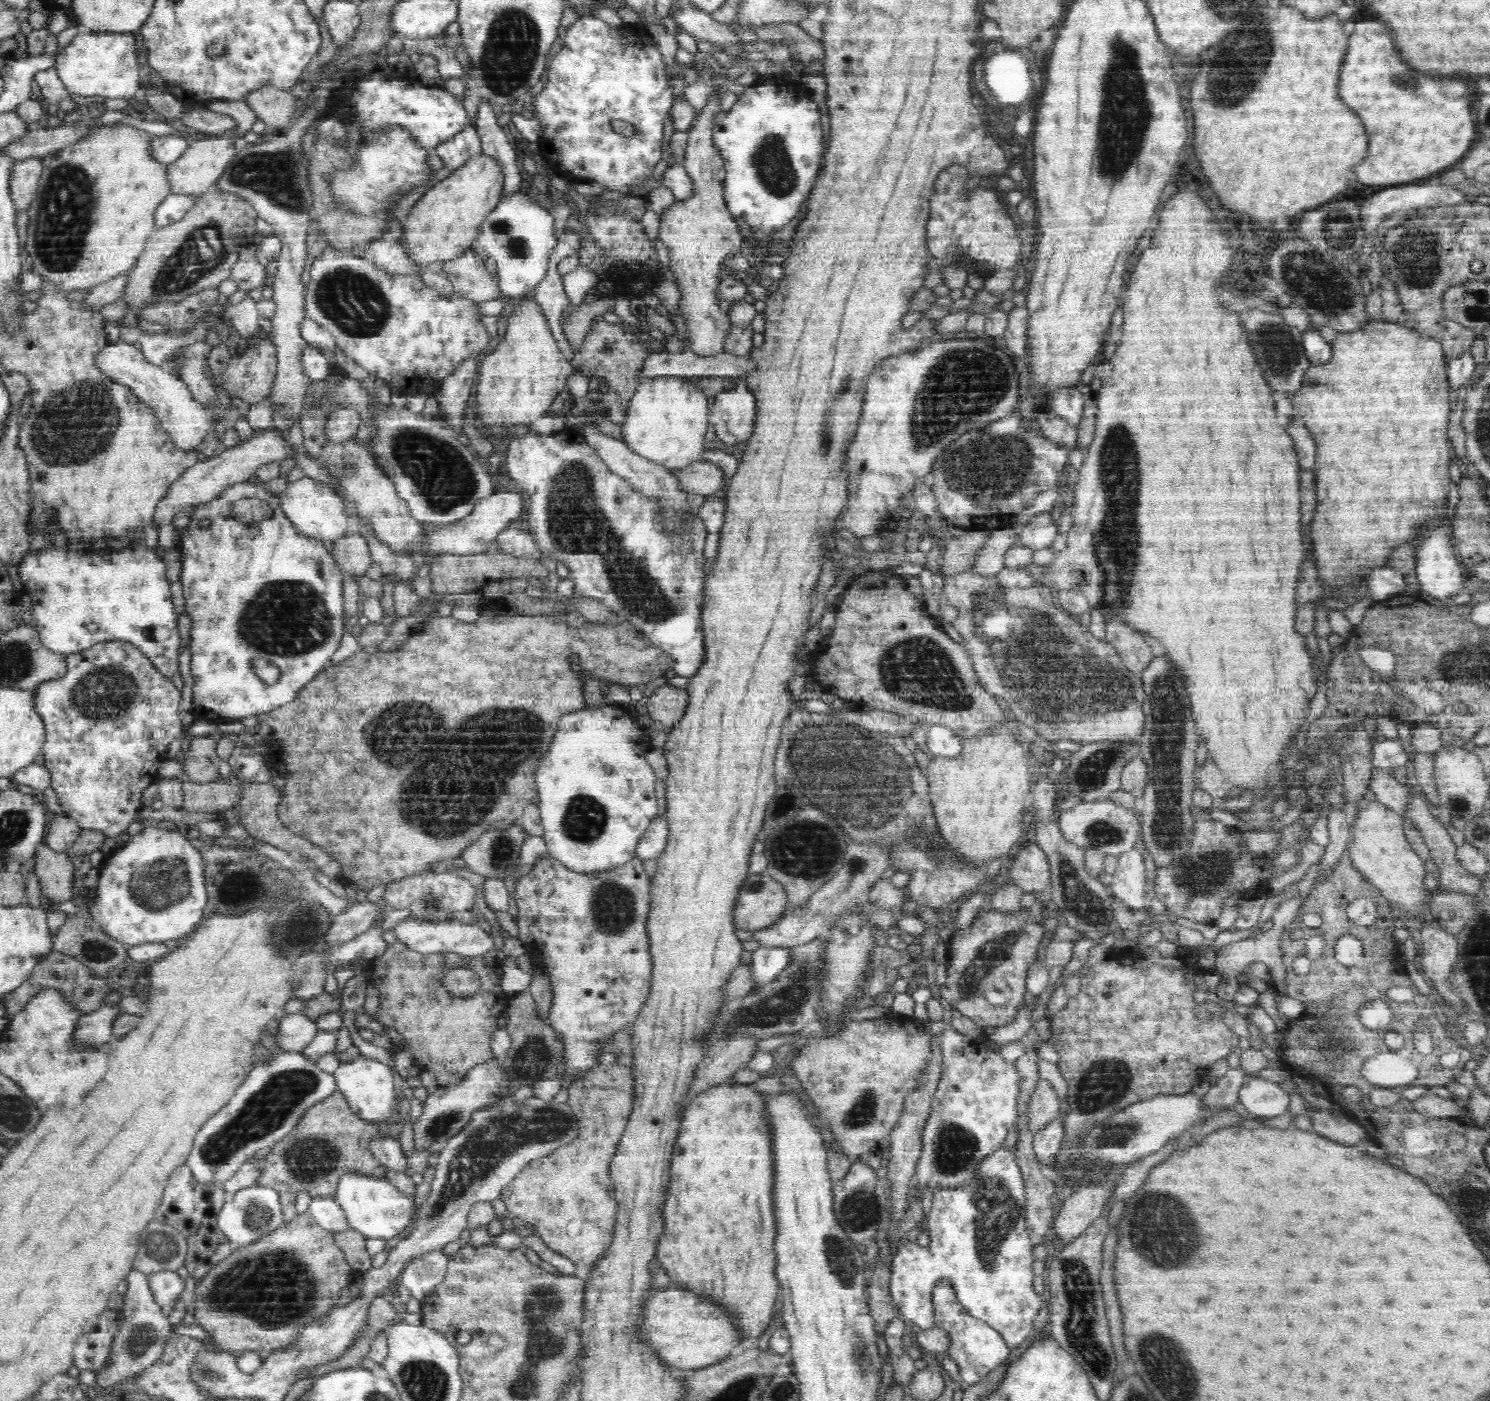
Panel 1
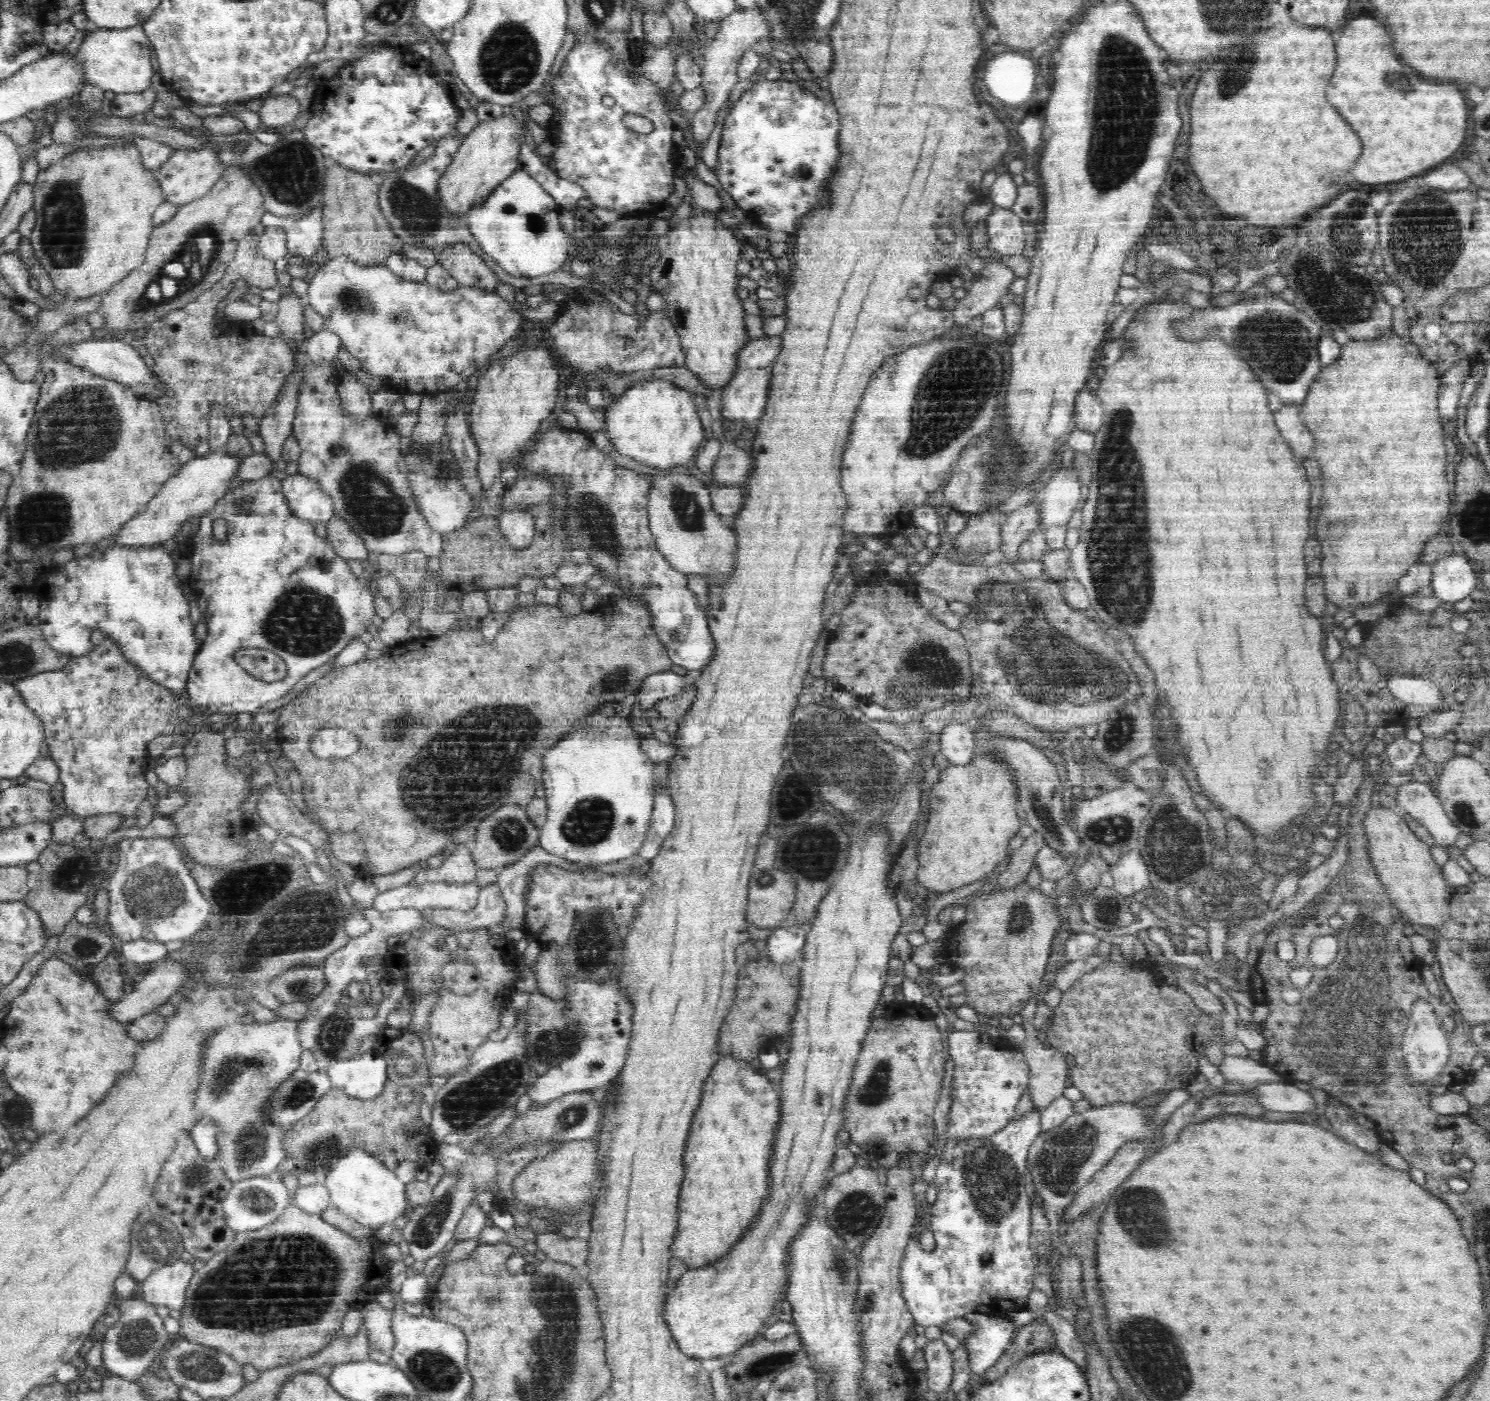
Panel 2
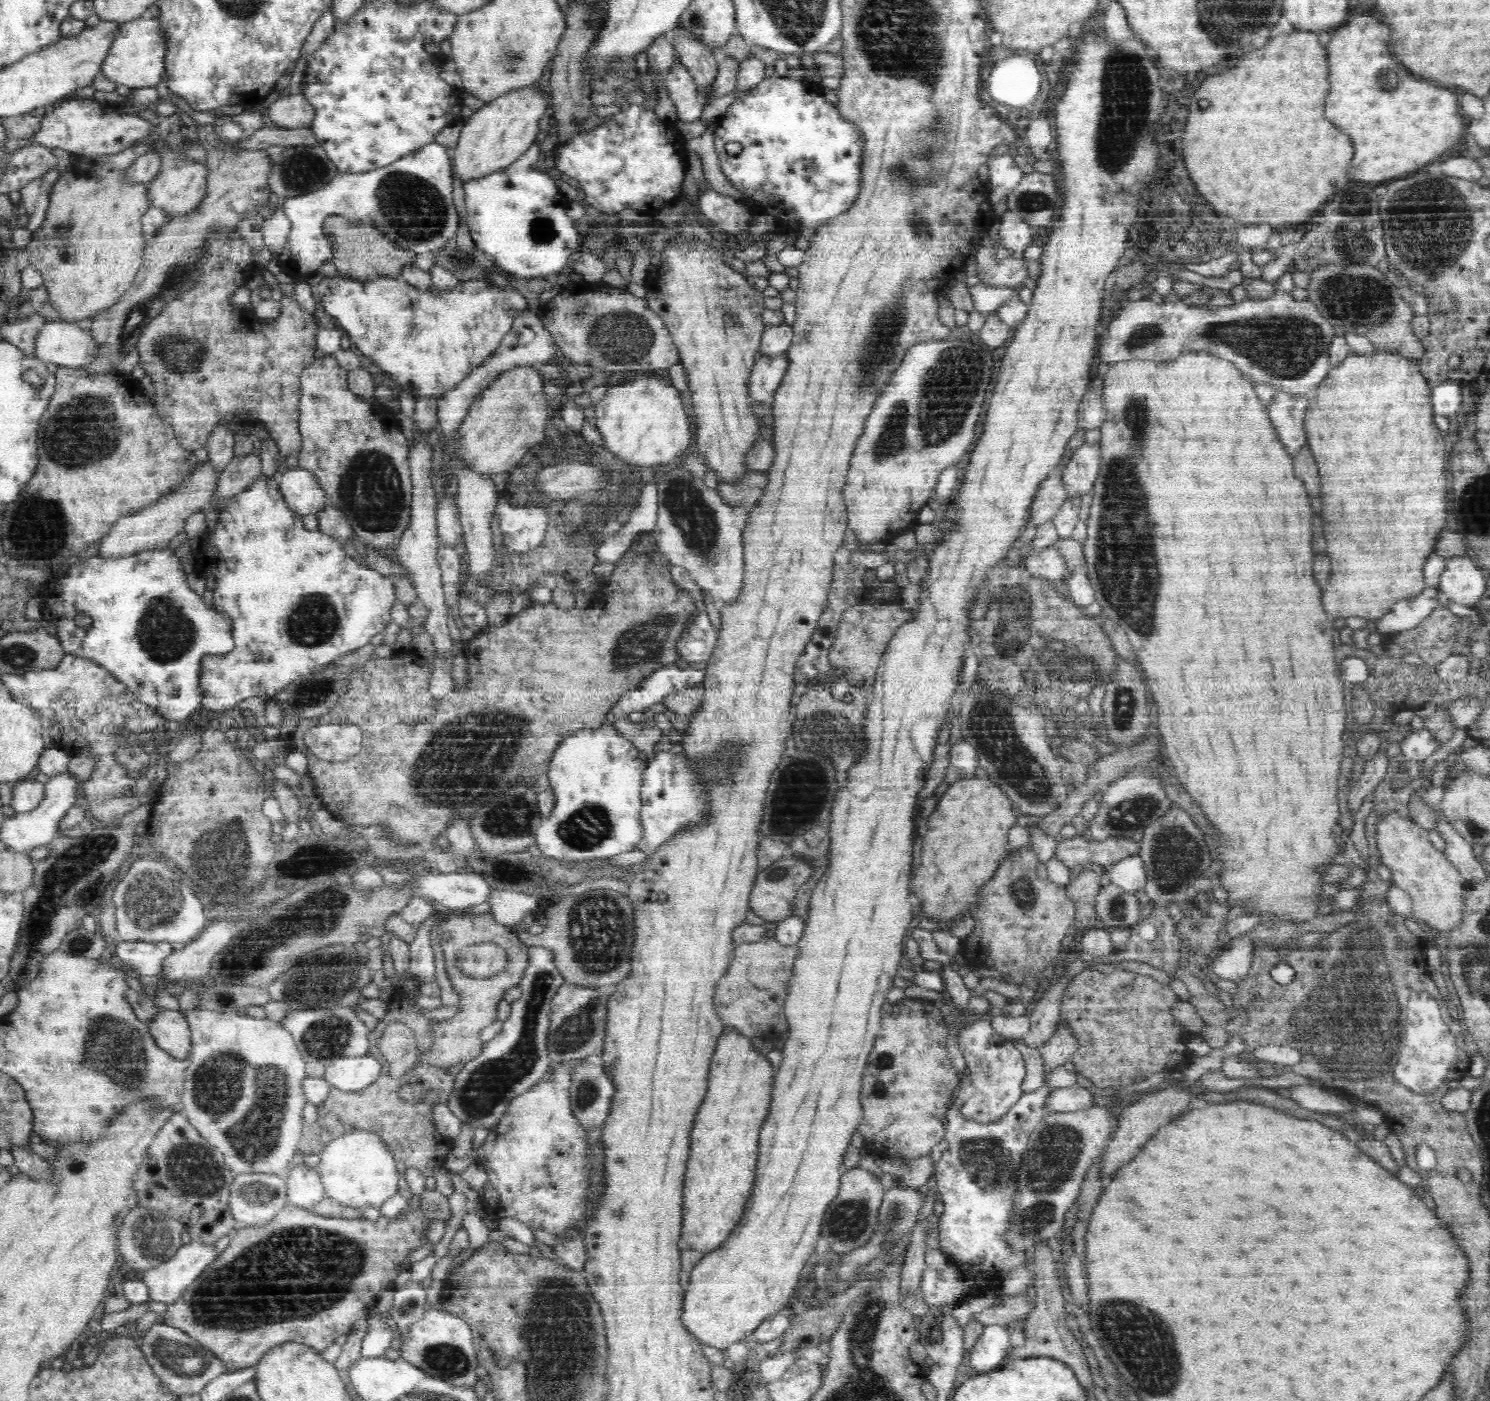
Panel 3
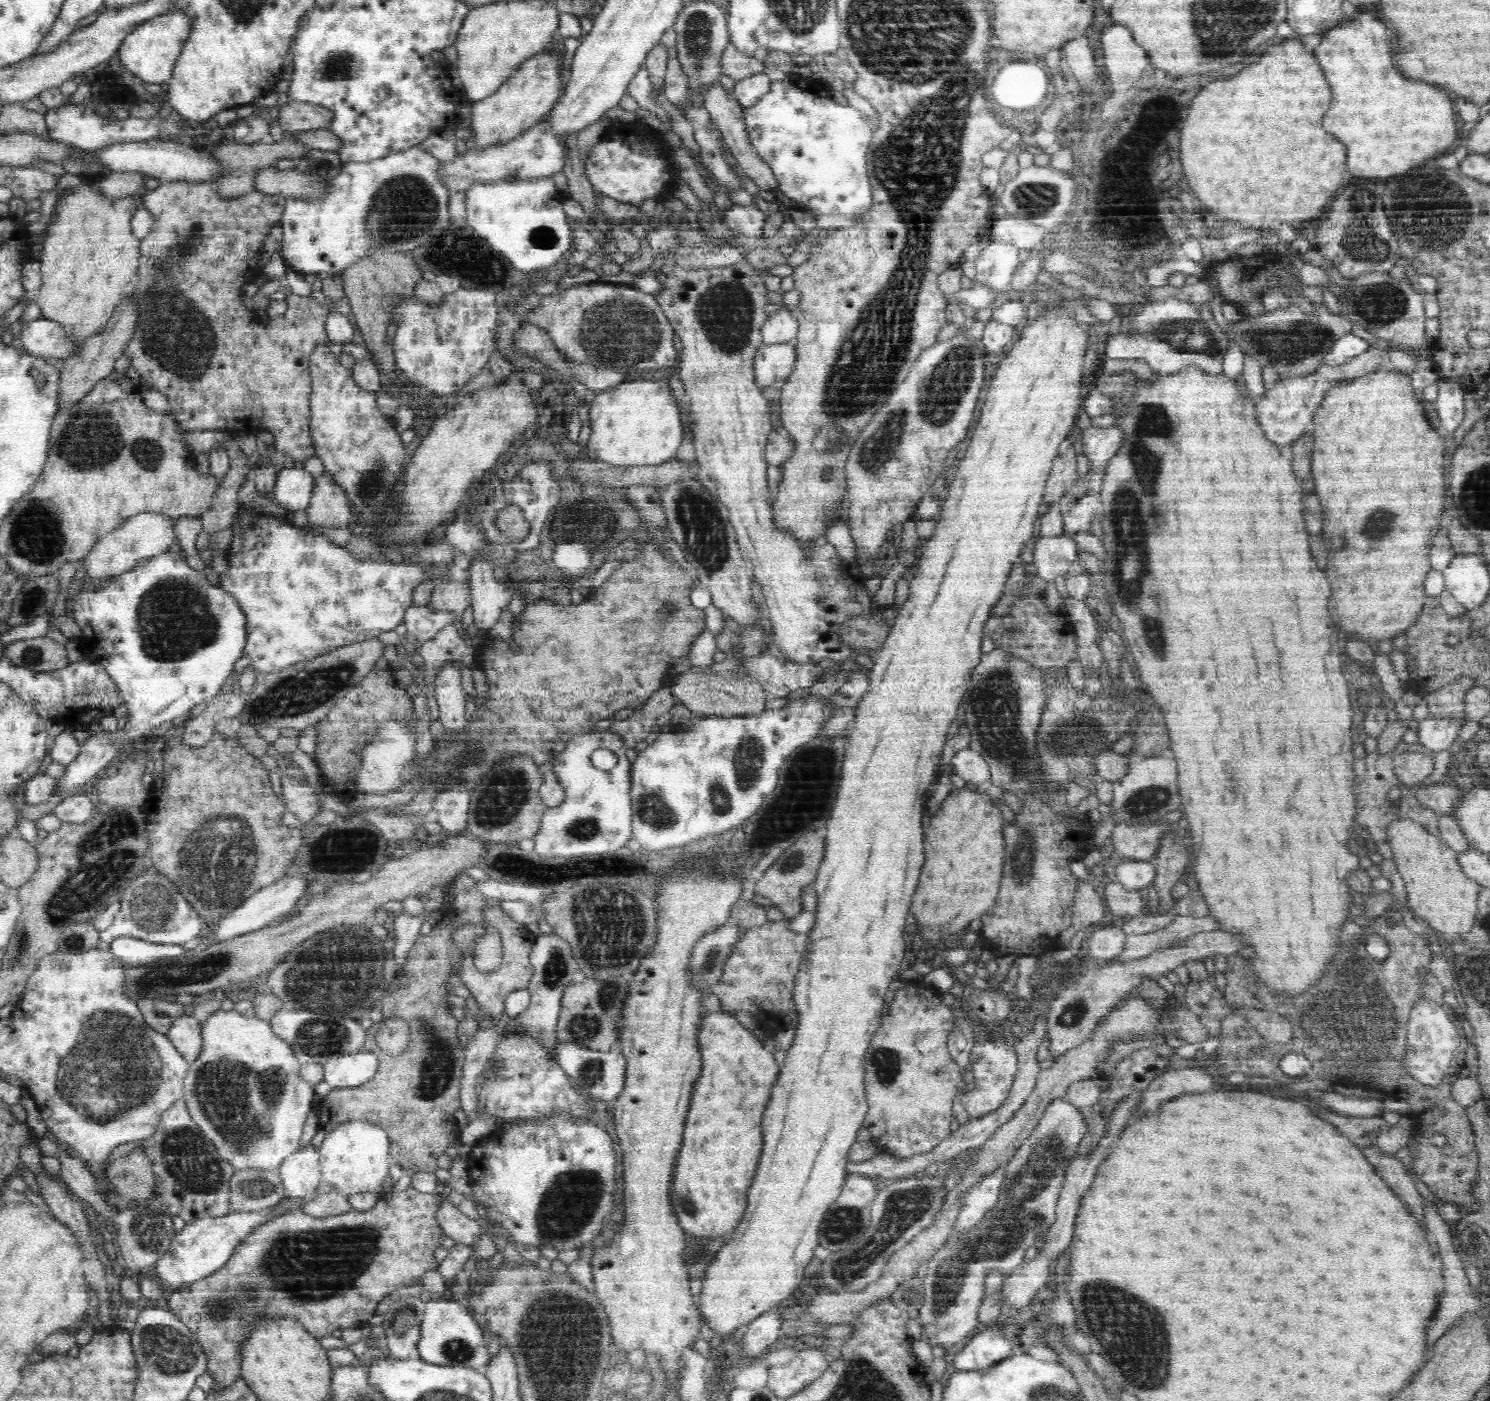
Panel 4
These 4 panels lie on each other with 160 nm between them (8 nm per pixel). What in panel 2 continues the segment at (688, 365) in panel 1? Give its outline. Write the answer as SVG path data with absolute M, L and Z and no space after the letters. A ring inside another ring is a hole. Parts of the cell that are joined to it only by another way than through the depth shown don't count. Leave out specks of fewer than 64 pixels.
M781 335L762 336L749 341L740 352L741 369L766 368L771 366L781 349Z

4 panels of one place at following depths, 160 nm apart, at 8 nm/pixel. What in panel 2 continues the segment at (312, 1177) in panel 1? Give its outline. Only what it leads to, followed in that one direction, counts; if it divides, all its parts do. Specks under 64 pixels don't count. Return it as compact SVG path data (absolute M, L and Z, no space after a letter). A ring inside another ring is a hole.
M387 1027L378 1033L373 1045L374 1054L390 1060L397 1060L401 1057L399 1055L406 1055L408 1059L417 1062L416 1070L408 1075L392 1074L388 1081L385 1081L385 1087L380 1092L380 1096L376 1096L374 1100L358 1100L336 1087L330 1089L330 1092L324 1094L318 1104L302 1120L292 1125L287 1131L285 1139L287 1156L280 1164L281 1167L277 1170L276 1176L281 1178L283 1173L292 1174L298 1178L304 1172L314 1172L323 1183L332 1160L351 1148L364 1148L370 1151L392 1170L403 1160L414 1161L419 1167L434 1162L437 1158L438 1142L432 1141L430 1134L425 1135L414 1126L419 1116L420 1104L404 1104L395 1100L395 1092L403 1087L413 1088L415 1094L422 1094L422 1082L431 1078L423 1058L425 1049L422 1048L422 1044L421 1038L404 1028L396 1030L396 1028Z

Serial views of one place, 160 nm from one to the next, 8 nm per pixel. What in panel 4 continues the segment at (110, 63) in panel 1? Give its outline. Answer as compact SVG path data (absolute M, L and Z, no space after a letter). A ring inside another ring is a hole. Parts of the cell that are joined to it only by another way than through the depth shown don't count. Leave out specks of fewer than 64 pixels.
M184 11L162 13L154 18L139 23L137 28L126 38L117 51L122 67L126 68L135 77L146 83L161 84L172 79L176 60L182 54L184 44L193 31L192 16Z

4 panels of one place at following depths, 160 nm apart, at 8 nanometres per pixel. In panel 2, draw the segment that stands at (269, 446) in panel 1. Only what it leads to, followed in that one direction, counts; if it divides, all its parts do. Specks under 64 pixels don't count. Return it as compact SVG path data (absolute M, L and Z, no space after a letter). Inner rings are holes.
M222 451L209 452L203 457L189 460L171 479L160 487L156 496L148 503L144 513L122 526L116 542L121 547L160 546L168 538L178 534L178 528L194 517L202 517L222 498L233 485L240 468L240 458Z

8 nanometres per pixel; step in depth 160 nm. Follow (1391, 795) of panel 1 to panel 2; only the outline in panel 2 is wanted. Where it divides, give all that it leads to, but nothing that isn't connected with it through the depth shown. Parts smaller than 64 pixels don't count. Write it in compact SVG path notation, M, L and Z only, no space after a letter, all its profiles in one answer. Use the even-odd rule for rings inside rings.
M1412 780L1410 783L1397 786L1396 805L1420 822L1424 828L1428 829L1436 843L1449 847L1454 846L1456 840L1458 840L1461 833L1460 829L1448 818L1442 802L1435 795L1434 784Z

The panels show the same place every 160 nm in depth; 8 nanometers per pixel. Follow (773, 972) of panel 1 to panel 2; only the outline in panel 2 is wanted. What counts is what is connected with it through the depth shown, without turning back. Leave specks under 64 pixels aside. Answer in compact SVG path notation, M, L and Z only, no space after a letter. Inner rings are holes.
M803 924L776 928L767 939L766 944L767 952L770 952L770 959L776 962L799 963L806 936L807 927Z

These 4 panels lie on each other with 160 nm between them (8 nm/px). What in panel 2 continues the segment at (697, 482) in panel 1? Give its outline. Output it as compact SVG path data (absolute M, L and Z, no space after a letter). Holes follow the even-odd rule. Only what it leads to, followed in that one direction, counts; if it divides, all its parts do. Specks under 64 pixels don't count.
M726 441L708 475L720 486L744 485L753 469L753 460L751 453L736 447L734 442Z

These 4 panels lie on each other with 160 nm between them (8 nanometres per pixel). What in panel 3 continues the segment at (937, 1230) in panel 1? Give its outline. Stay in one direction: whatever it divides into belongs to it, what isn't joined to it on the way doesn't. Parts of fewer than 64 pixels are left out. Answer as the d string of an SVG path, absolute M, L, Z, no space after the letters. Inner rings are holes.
M1042 1085L1035 1091L1023 1093L1000 1120L991 1124L980 1124L980 1121L968 1120L959 1111L959 1104L953 1103L947 1110L948 1132L945 1138L948 1141L948 1147L935 1166L937 1191L941 1194L941 1201L944 1204L944 1211L938 1223L938 1251L942 1252L946 1258L945 1267L942 1267L942 1270L933 1270L930 1267L924 1270L920 1288L928 1309L940 1310L942 1306L958 1306L966 1298L980 1296L982 1290L996 1290L999 1293L1002 1289L1001 1285L1007 1280L1011 1271L1027 1266L1025 1252L1009 1250L1008 1243L1004 1242L1001 1236L1009 1228L1011 1202L1013 1193L1016 1192L1017 1172L1020 1170L1025 1148L1028 1147L1031 1133L1040 1124L1046 1112L1045 1102L1050 1093L1051 1090L1046 1085Z

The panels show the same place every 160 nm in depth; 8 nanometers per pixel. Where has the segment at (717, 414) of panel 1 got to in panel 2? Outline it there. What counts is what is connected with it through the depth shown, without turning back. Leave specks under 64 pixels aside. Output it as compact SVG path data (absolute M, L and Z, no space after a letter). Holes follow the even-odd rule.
M770 366L766 368L744 368L736 372L736 376L727 384L723 392L724 415L728 420L736 424L754 424L765 411L765 404L768 394L769 380L773 370Z

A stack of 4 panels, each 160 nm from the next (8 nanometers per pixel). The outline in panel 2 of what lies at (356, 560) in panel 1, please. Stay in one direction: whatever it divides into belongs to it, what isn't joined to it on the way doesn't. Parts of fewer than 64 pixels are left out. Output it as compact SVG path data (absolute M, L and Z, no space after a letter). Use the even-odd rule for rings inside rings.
M334 516L327 526L326 540L334 548L335 554L344 559L367 563L372 557L365 543L350 526L338 516Z

